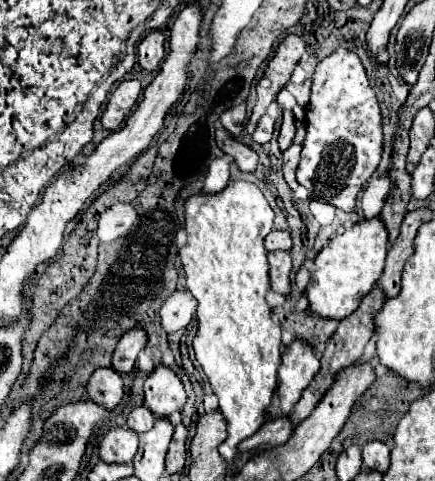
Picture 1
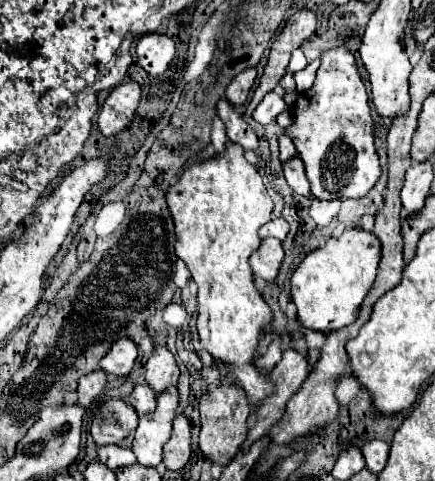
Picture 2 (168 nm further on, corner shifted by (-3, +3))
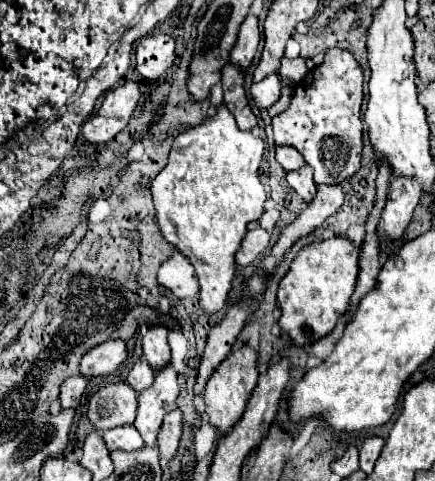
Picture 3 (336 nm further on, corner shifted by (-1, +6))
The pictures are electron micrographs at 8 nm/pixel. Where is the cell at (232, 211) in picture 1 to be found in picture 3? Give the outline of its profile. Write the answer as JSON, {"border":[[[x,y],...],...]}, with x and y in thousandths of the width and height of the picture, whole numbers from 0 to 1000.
{"border":[[[515,216],[497,237],[400,287],[386,341],[349,374],[349,416],[372,491],[451,557],[460,636],[474,649],[515,644],[538,582],[538,528],[566,486],[566,466],[607,441],[611,399],[593,374],[607,291],[579,270],[552,270]]]}

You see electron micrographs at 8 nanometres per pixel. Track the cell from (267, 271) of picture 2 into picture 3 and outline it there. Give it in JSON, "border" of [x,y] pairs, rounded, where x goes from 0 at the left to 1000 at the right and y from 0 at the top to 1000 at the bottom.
{"border":[[[602,474],[570,478],[543,524],[543,549],[552,549],[552,553],[579,549],[611,520],[616,503],[621,503],[621,482],[602,478]]]}

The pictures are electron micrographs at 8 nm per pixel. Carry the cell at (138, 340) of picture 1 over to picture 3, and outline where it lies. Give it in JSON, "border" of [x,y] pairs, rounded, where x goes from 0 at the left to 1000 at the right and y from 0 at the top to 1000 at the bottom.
{"border":[[[244,707],[193,736],[184,753],[184,778],[198,786],[248,782],[271,769],[290,744],[290,715],[280,707]]]}

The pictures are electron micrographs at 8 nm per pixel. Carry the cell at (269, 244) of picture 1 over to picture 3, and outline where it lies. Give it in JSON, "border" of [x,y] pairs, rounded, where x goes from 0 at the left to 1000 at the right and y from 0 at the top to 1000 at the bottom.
{"border":[[[621,432],[621,437],[607,437],[607,445],[602,445],[598,453],[593,453],[593,470],[621,482],[621,478],[630,474],[630,466],[634,466],[639,449],[644,449],[644,441],[639,441],[634,432]]]}

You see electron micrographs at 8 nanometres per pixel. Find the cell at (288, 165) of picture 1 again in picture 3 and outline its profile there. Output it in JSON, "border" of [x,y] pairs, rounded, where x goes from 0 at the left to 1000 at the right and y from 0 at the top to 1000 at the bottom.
{"border":[[[699,345],[694,353],[667,358],[657,370],[662,370],[662,383],[680,395],[680,403],[699,420],[713,420],[726,407],[726,383],[722,383],[722,370],[717,370],[717,349],[713,345]]]}

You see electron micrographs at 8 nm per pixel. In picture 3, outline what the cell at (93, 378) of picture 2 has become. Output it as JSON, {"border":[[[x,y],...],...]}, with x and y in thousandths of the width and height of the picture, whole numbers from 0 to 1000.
{"border":[[[166,782],[166,786],[152,786],[138,802],[138,836],[143,836],[143,848],[175,848],[184,827],[189,827],[189,815],[198,807],[198,786],[193,782]]]}

